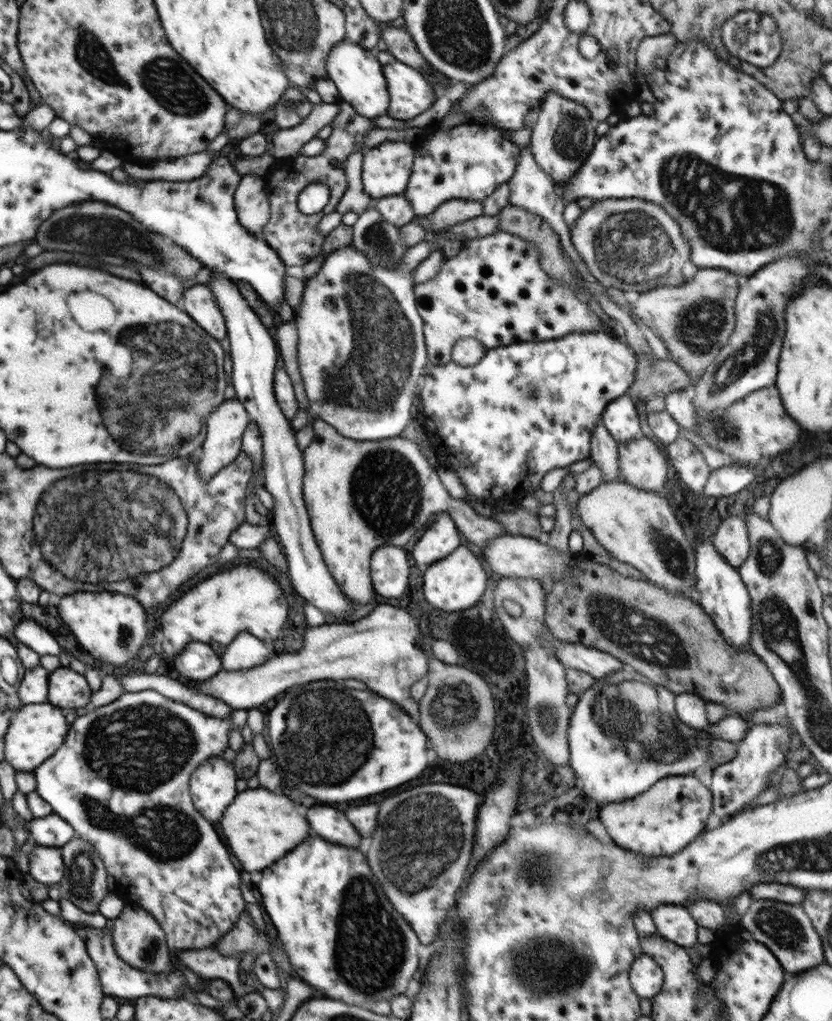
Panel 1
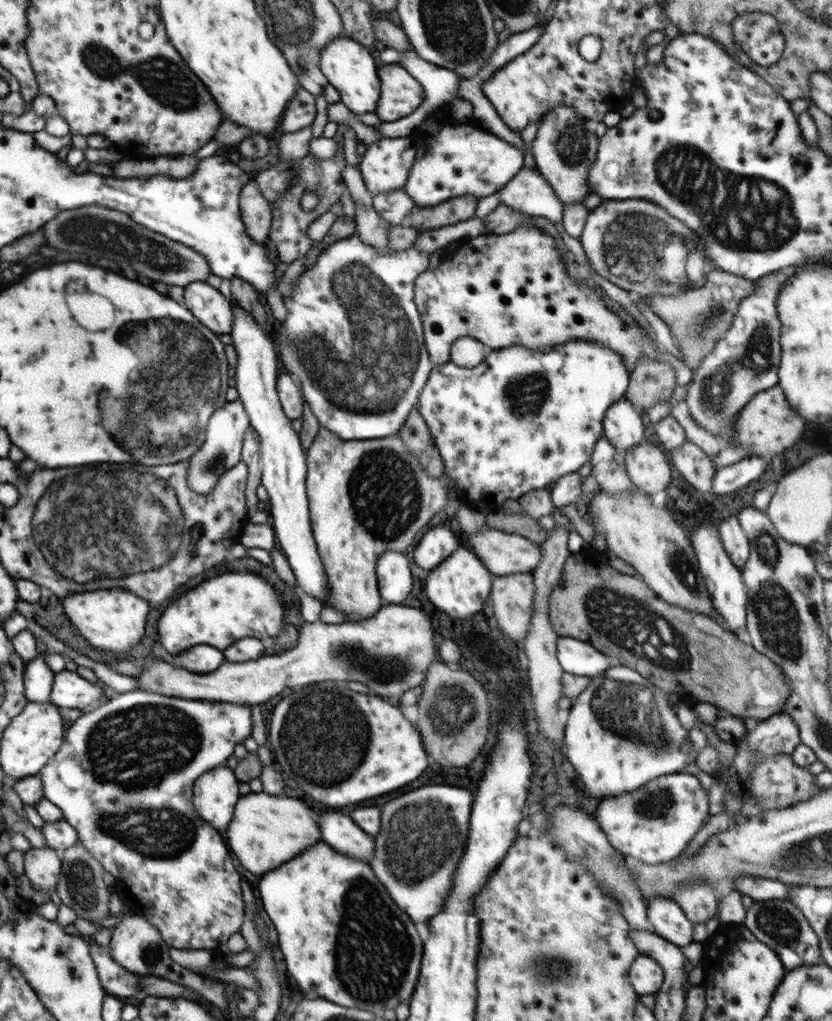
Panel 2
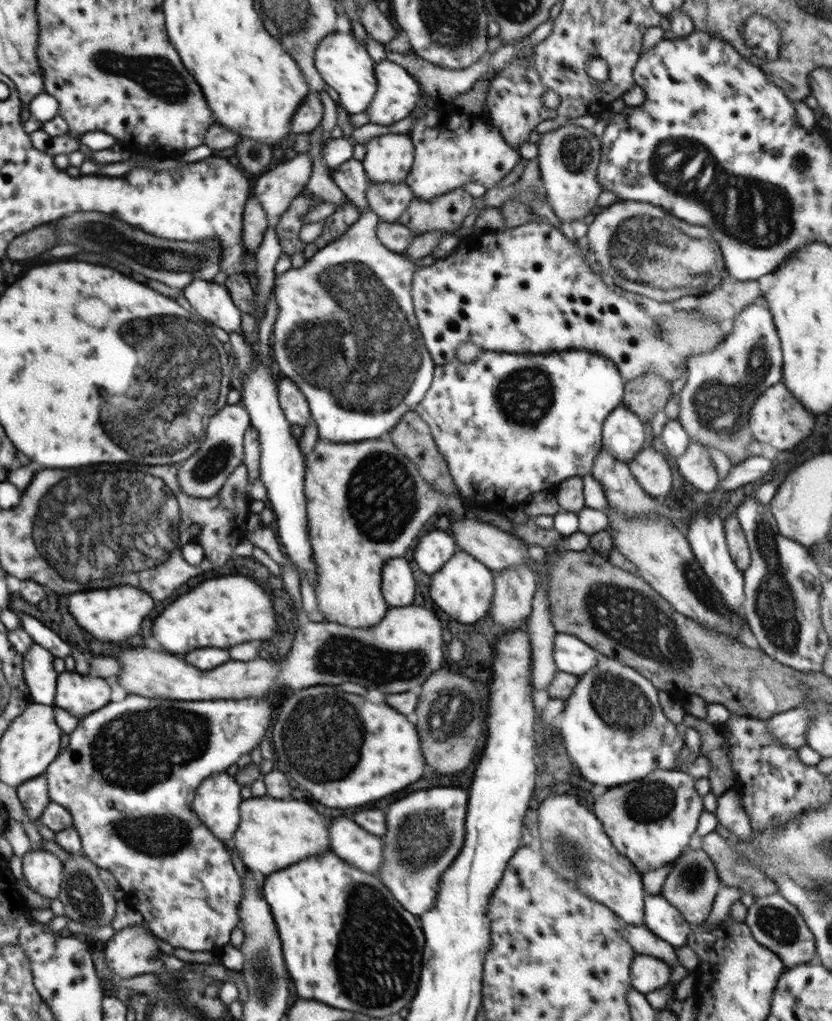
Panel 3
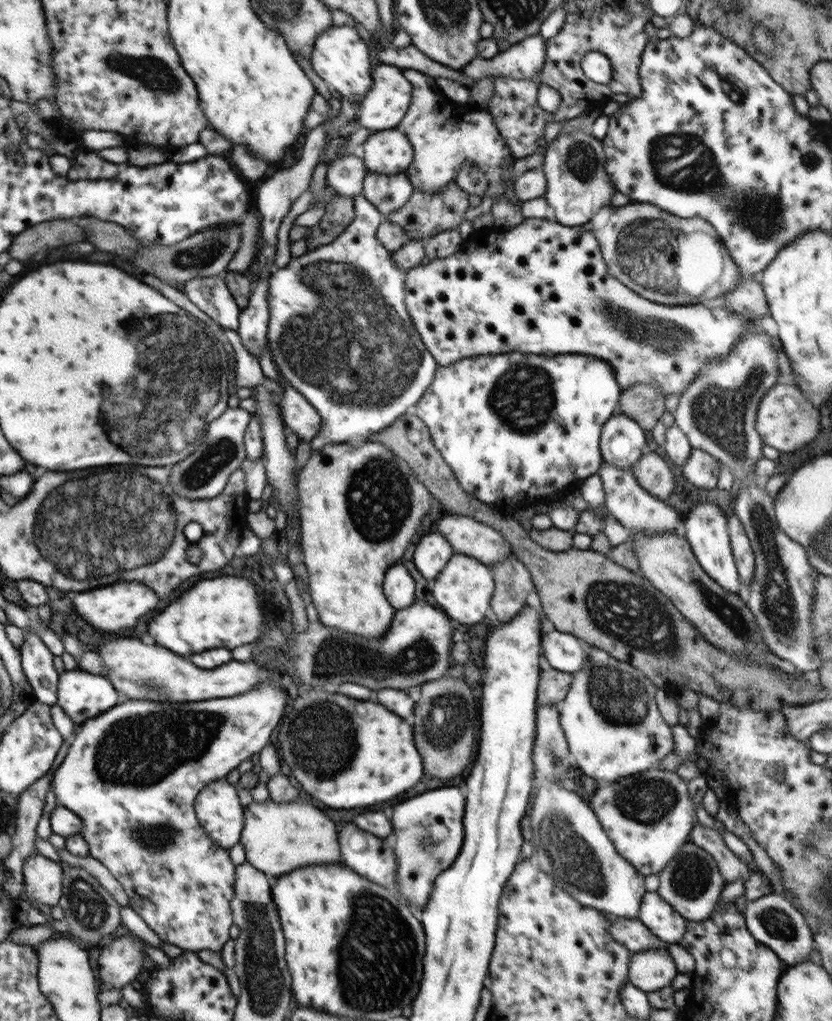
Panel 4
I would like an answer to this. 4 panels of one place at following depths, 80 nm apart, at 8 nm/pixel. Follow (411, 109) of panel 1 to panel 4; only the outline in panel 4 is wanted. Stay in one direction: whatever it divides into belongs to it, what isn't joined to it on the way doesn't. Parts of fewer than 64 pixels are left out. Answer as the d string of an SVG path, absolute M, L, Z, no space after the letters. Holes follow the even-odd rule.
M380 63L373 67L373 83L366 96L359 102L359 123L370 130L394 129L401 122L411 103L412 85L403 75L403 69L391 64Z

